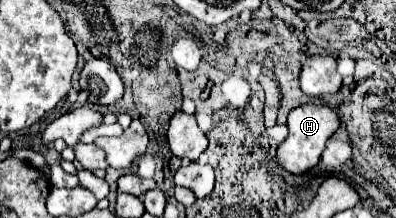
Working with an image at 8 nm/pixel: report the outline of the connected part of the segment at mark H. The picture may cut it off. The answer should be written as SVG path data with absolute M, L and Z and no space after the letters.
M299 105L299 107L295 107L287 117L289 135L277 149L279 165L291 173L305 173L307 169L315 167L319 163L319 157L325 149L327 139L337 131L339 123L341 121L339 121L337 111L327 105Z

